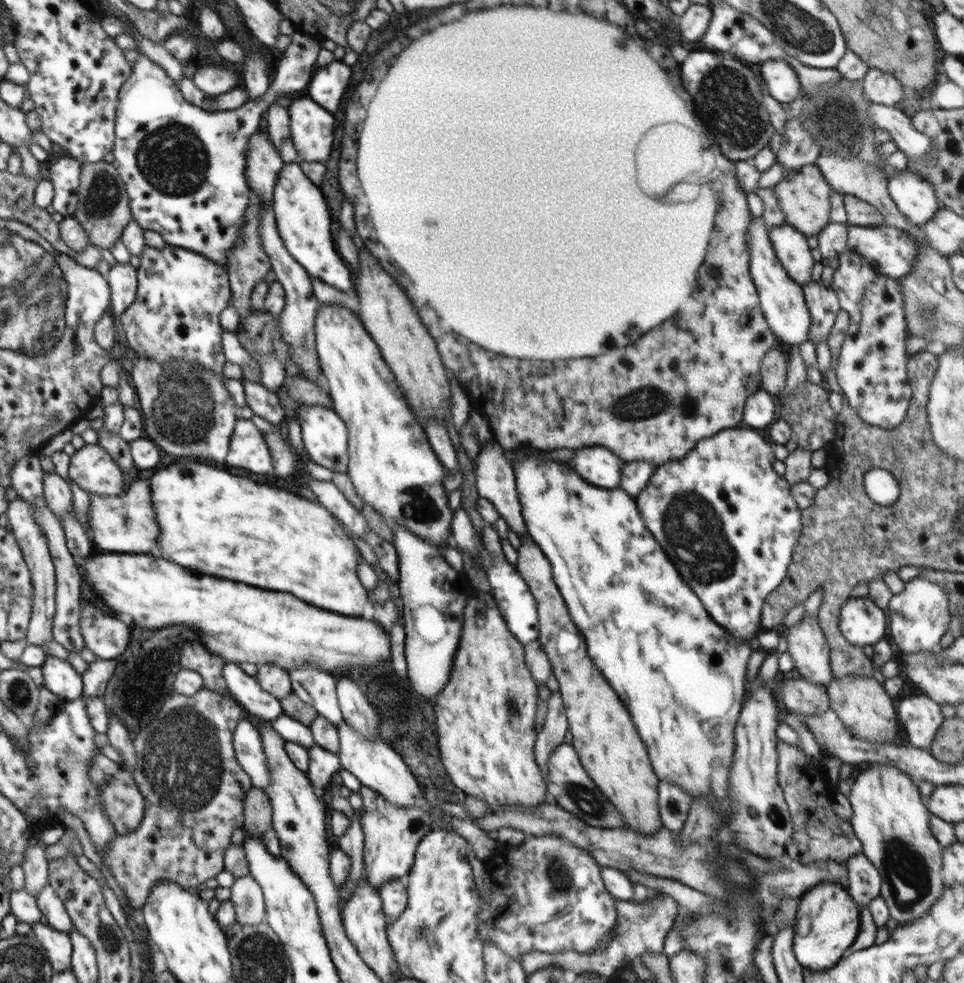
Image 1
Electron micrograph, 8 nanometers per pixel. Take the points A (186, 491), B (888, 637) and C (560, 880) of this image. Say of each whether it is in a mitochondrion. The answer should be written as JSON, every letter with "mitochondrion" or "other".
{"A":"other","B":"other","C":"mitochondrion"}

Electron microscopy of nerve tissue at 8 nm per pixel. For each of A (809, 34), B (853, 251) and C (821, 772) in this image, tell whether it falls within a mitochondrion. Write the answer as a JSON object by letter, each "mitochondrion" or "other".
{"A":"mitochondrion","B":"other","C":"other"}

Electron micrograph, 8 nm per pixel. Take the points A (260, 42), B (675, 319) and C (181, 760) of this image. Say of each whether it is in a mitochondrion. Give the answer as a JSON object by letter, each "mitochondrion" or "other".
{"A":"other","B":"other","C":"mitochondrion"}

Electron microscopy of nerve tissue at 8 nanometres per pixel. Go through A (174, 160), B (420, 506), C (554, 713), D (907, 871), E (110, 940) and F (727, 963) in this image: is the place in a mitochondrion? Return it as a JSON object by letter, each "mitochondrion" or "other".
{"A":"mitochondrion","B":"mitochondrion","C":"other","D":"mitochondrion","E":"mitochondrion","F":"mitochondrion"}

